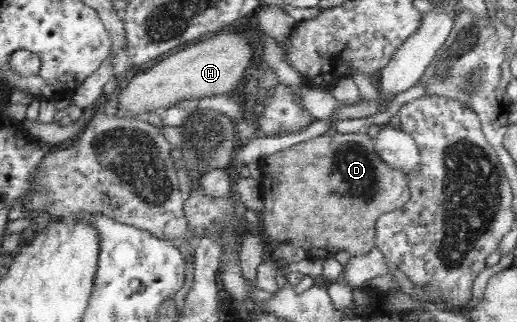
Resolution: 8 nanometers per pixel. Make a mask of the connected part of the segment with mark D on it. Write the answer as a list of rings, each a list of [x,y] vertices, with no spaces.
[[[322,130],[320,137],[314,137],[314,139],[298,143],[298,145],[284,149],[274,155],[266,156],[258,161],[259,168],[262,170],[260,182],[261,192],[263,193],[263,215],[261,215],[261,222],[267,241],[274,243],[276,247],[283,244],[301,247],[310,258],[332,258],[340,250],[348,251],[351,255],[368,253],[373,247],[376,247],[374,245],[374,237],[376,236],[374,229],[377,219],[384,213],[390,213],[402,207],[411,198],[411,188],[409,187],[409,179],[406,178],[406,174],[388,167],[388,164],[376,152],[376,138],[369,137],[364,131],[356,133],[336,132],[335,135],[330,137],[330,135],[324,135]]]

